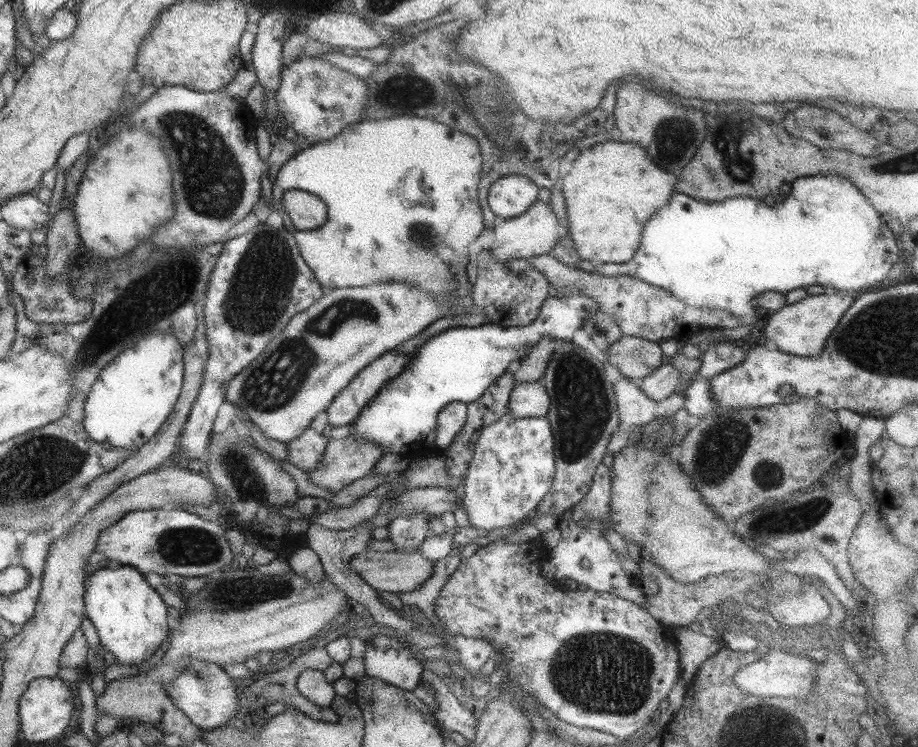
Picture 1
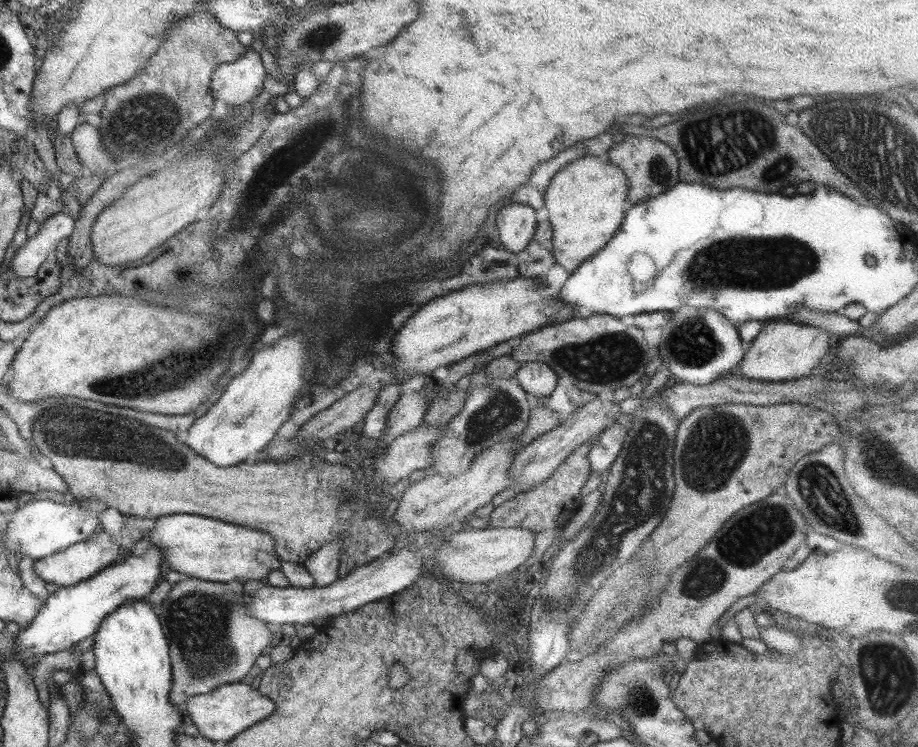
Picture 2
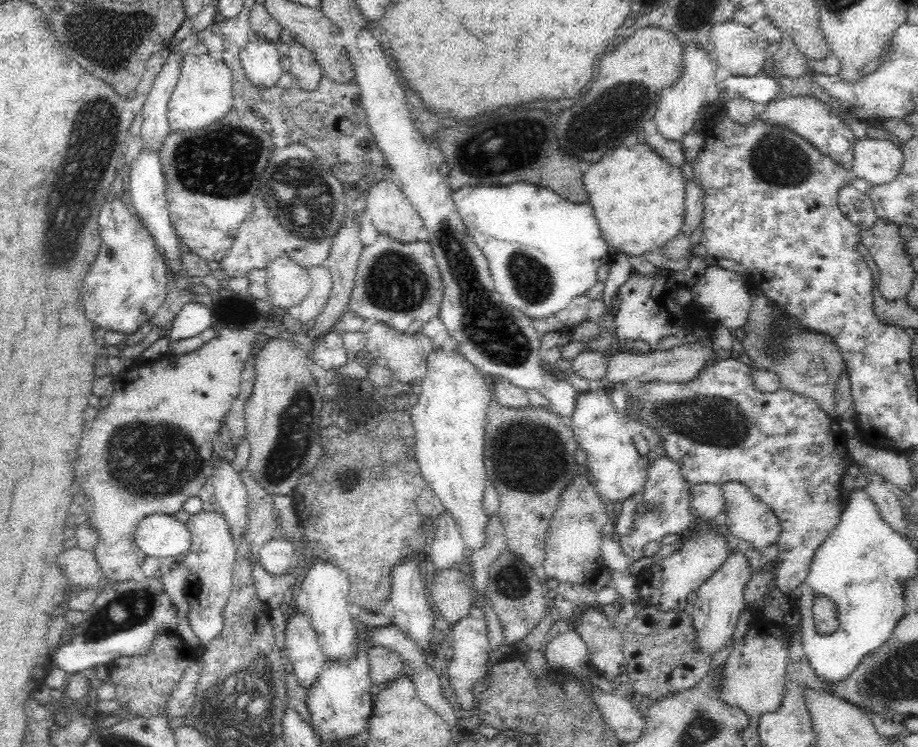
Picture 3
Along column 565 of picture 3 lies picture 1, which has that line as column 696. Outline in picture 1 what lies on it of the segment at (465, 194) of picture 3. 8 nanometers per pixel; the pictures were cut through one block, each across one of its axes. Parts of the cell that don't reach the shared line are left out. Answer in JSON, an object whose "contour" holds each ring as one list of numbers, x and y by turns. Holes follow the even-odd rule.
{"contour":[[824,174,810,175,808,178,798,178,792,186,792,196,782,202,778,208,772,208,772,206,766,206,764,202,760,200,754,200,754,198,728,198,724,202,714,202,714,204,708,204,708,202,700,202,700,200,694,200,690,196,686,196,682,192,672,193,670,202,660,208,656,214,652,215,652,218,646,221,644,229,642,229,642,239,640,239,640,247,633,256,631,262,623,264,614,263,596,263,594,270,591,274,600,276,606,276,606,278,618,278,618,276,632,276,634,278,640,278,652,286,660,286,664,290,668,290,670,294,674,294,678,300,682,300,684,304,692,306,694,308,720,308,720,310,726,310,730,312,734,318,738,318,741,324,748,326,749,324,755,324,758,322,758,310,754,298,760,296,762,292,779,292,787,294,794,288,807,289,808,286,823,286,828,290,840,290,854,293,854,290,868,290,868,288,874,288,880,282,888,277,891,268,898,262,898,256,900,256,900,248,898,248,898,242,894,238,894,234,888,230,888,226,882,222,880,214,876,214,876,210,872,208,872,204,866,200,864,194,860,194,858,186,854,186,848,178,844,176,838,176,838,174,830,174,830,176,824,176]]}

